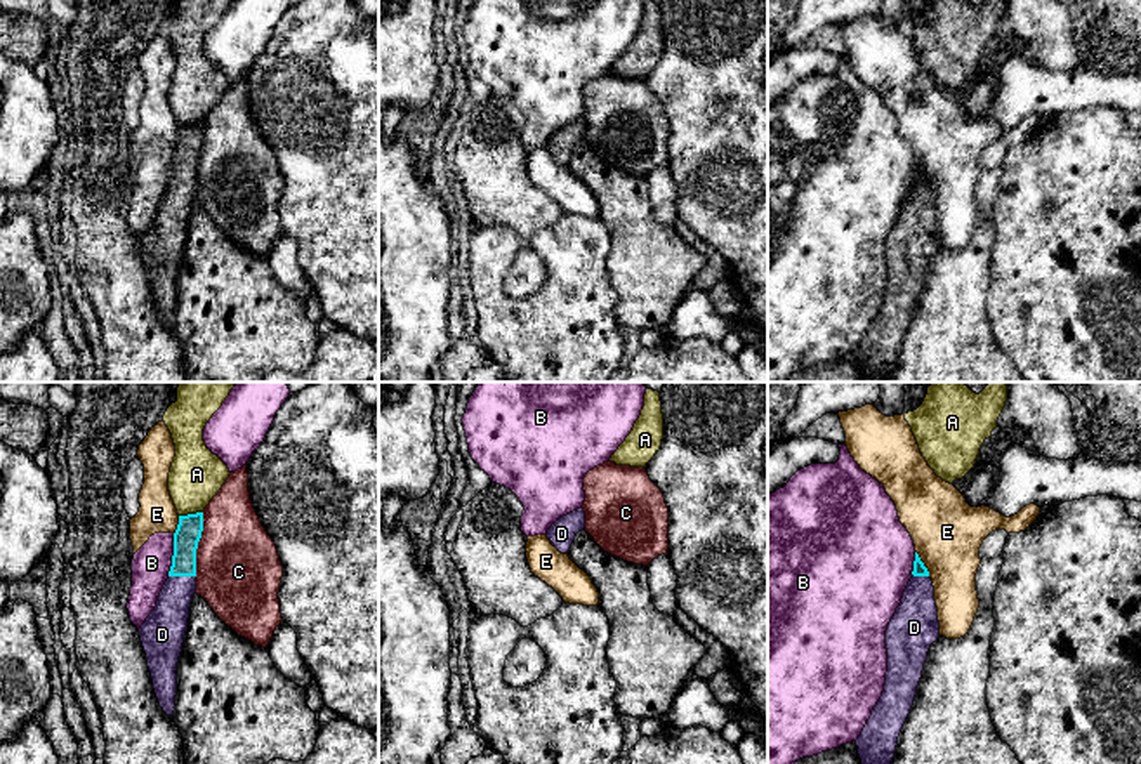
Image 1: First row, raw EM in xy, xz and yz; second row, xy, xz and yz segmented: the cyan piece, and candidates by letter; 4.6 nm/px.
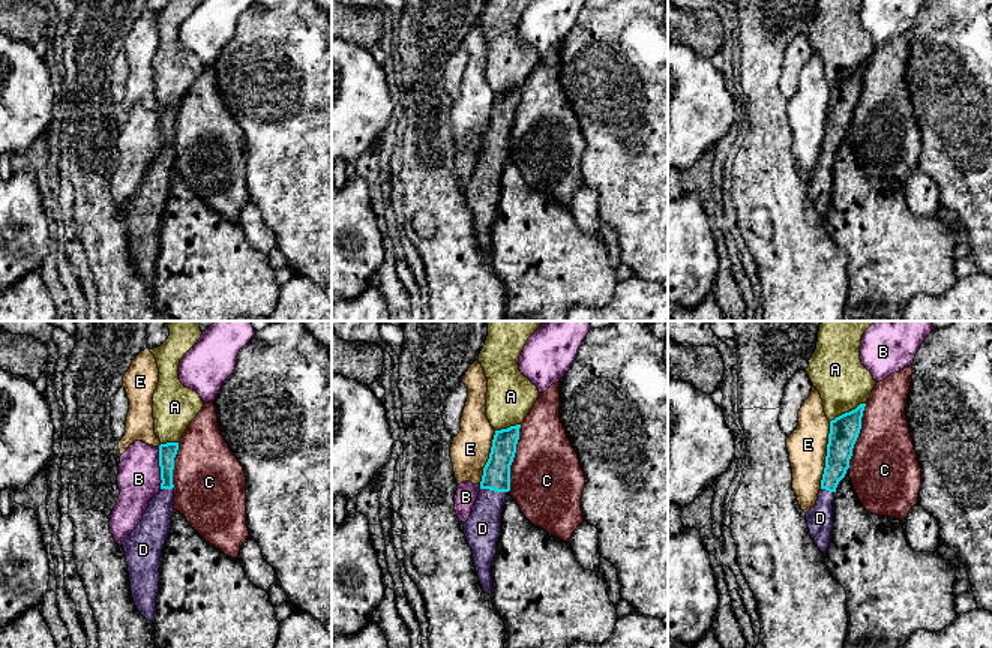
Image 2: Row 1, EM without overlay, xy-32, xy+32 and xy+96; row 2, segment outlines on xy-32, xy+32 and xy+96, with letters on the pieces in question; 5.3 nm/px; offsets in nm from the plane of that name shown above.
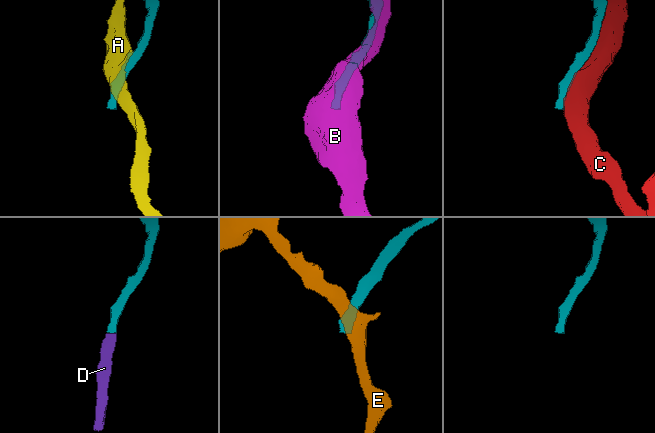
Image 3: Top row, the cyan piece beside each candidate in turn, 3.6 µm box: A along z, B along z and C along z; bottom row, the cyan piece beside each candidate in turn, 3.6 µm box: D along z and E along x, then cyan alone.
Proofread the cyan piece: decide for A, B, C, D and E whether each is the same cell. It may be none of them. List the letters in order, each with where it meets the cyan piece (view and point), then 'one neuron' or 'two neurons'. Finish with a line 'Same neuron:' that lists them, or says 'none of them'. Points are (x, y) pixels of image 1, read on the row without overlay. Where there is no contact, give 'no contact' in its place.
A: contact xy (190, 125); two neurons
B: contact xy (174, 165); two neurons
C: contact xy (197, 155); two neurons
D: contact xy (183, 186); one neuron
E: contact yz (923, 174); two neurons
Same neuron: D

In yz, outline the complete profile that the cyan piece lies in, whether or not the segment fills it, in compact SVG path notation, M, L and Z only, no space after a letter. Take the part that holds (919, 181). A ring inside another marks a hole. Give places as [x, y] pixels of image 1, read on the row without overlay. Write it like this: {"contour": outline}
{"contour": "M917 163L912 186L886 241L887 283L882 307L856 351L867 382L889 379L917 306L927 262L940 248L933 191Z"}

